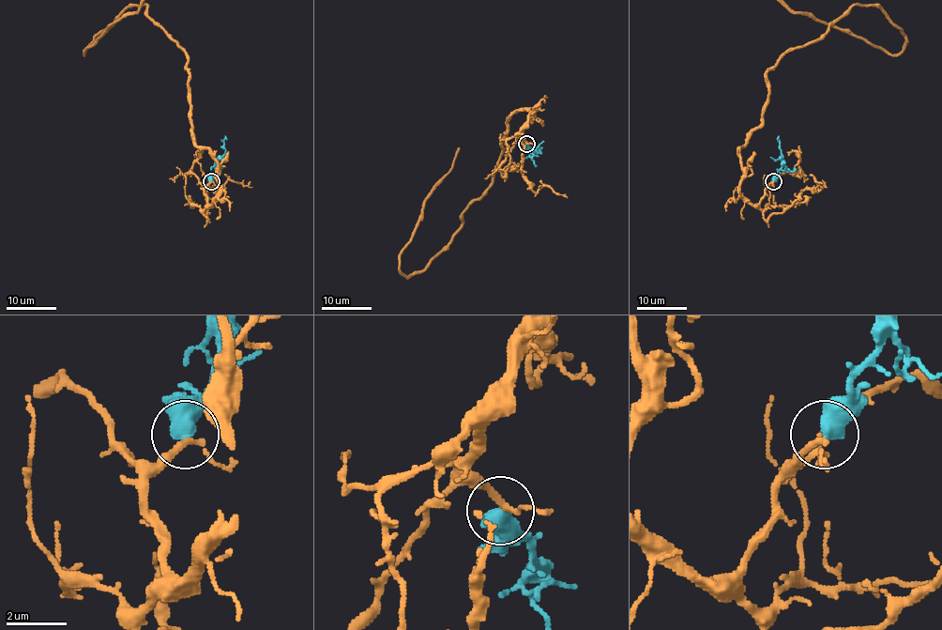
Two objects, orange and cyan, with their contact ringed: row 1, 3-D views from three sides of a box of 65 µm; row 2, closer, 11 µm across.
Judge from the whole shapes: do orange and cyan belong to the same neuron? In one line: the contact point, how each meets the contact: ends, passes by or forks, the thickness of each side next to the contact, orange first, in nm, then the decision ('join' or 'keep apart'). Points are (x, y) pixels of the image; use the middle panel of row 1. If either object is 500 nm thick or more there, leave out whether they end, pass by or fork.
at (526, 144); 190 nm thick on the orange side, 600 nm on the other; join

